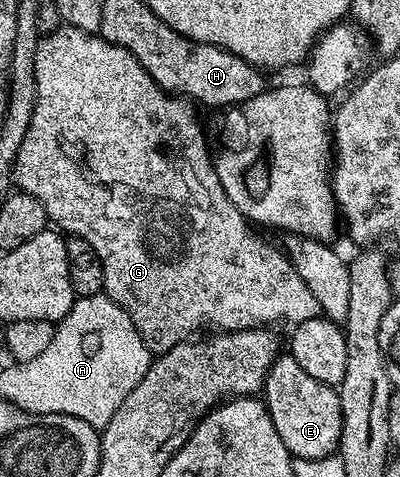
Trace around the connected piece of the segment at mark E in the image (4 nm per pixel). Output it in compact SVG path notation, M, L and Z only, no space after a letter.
M289 354L279 355L266 376L264 403L272 422L294 458L324 458L337 453L342 433L342 407L337 391L316 382Z

